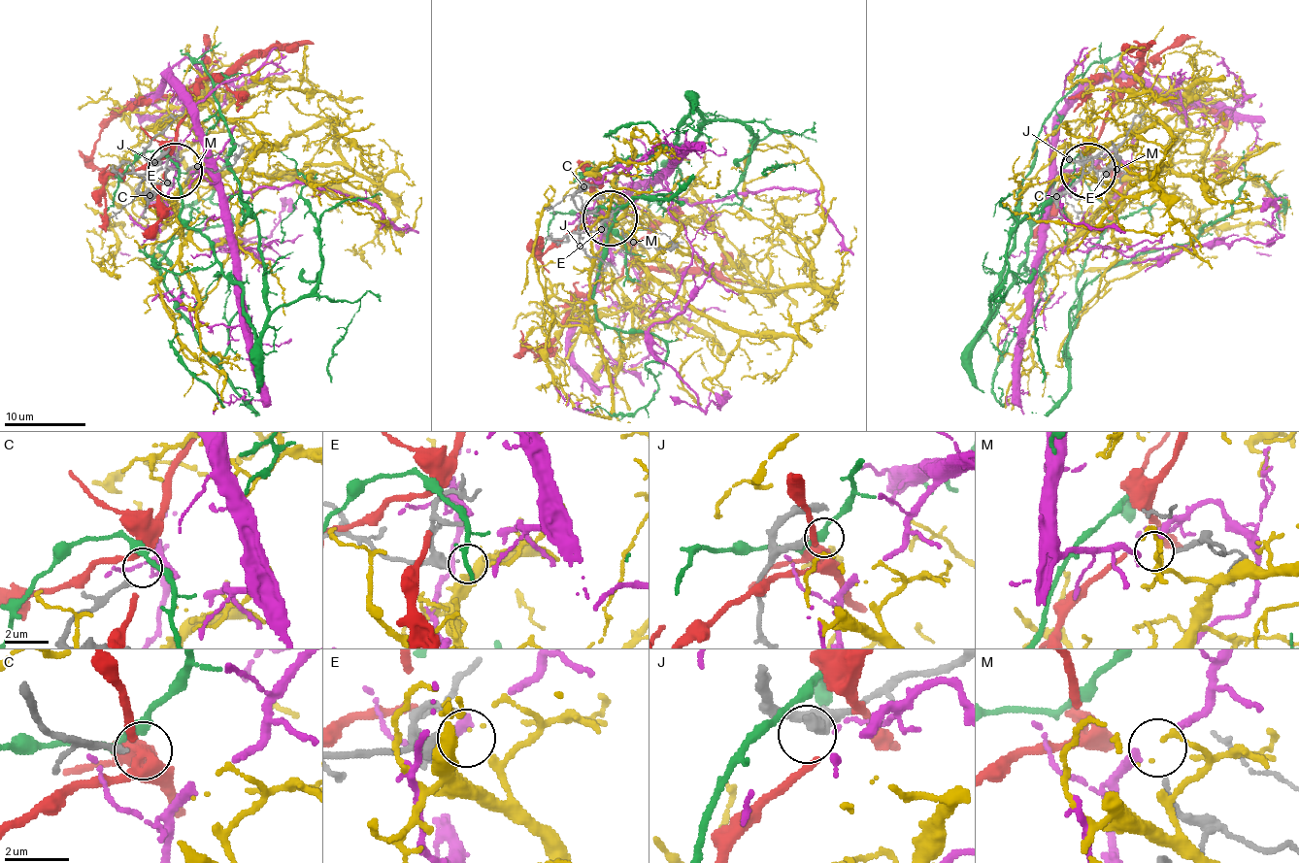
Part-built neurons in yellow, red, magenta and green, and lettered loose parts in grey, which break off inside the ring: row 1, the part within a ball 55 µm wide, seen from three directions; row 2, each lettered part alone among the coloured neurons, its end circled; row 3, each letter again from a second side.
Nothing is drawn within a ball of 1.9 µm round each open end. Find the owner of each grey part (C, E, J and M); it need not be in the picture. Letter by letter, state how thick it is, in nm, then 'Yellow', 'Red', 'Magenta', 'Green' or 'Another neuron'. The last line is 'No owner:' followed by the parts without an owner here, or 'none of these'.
C: Thickness 200 nm. Another neuron
E: Thickness 320 nm. Yellow
J: Thickness 380 nm. Another neuron
M: Thickness 160 nm. Magenta
No owner: C, J

